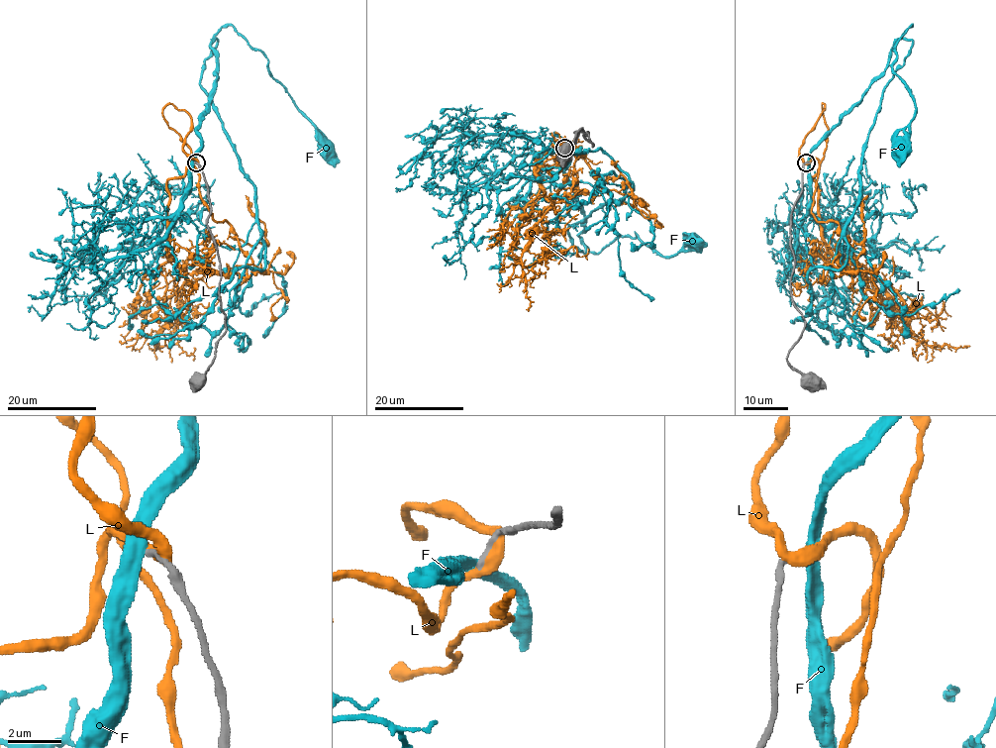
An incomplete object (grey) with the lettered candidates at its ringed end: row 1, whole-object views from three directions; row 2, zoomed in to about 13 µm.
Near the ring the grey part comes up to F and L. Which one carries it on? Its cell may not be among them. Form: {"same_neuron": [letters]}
{"same_neuron": ["L"]}

